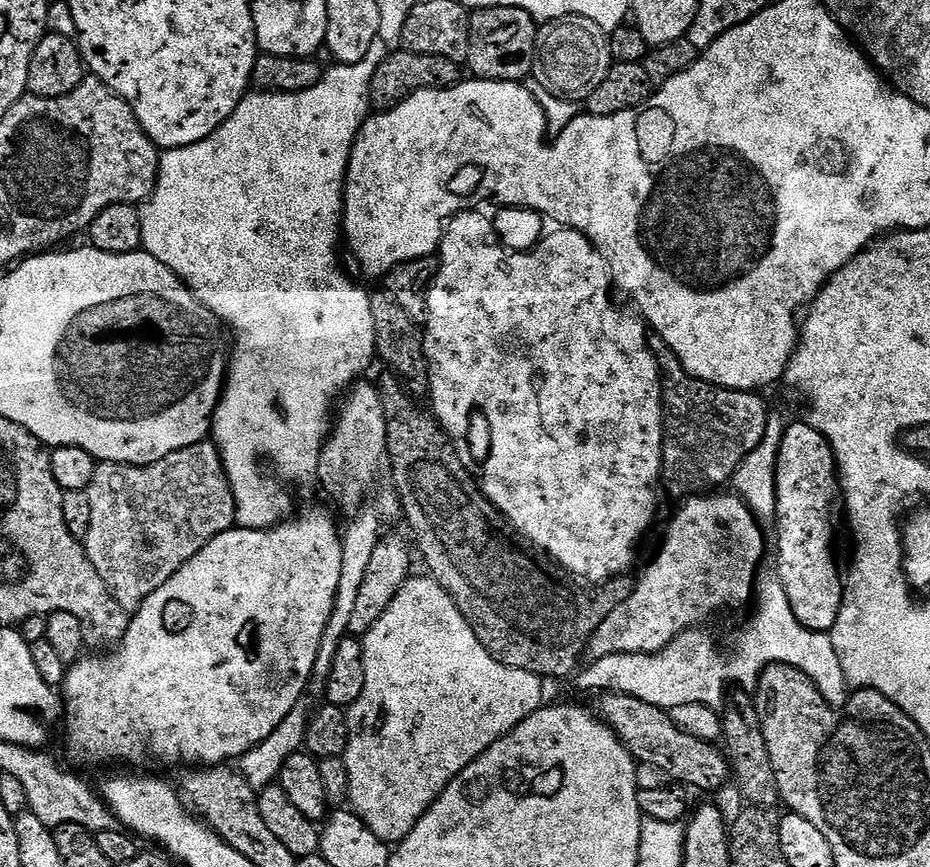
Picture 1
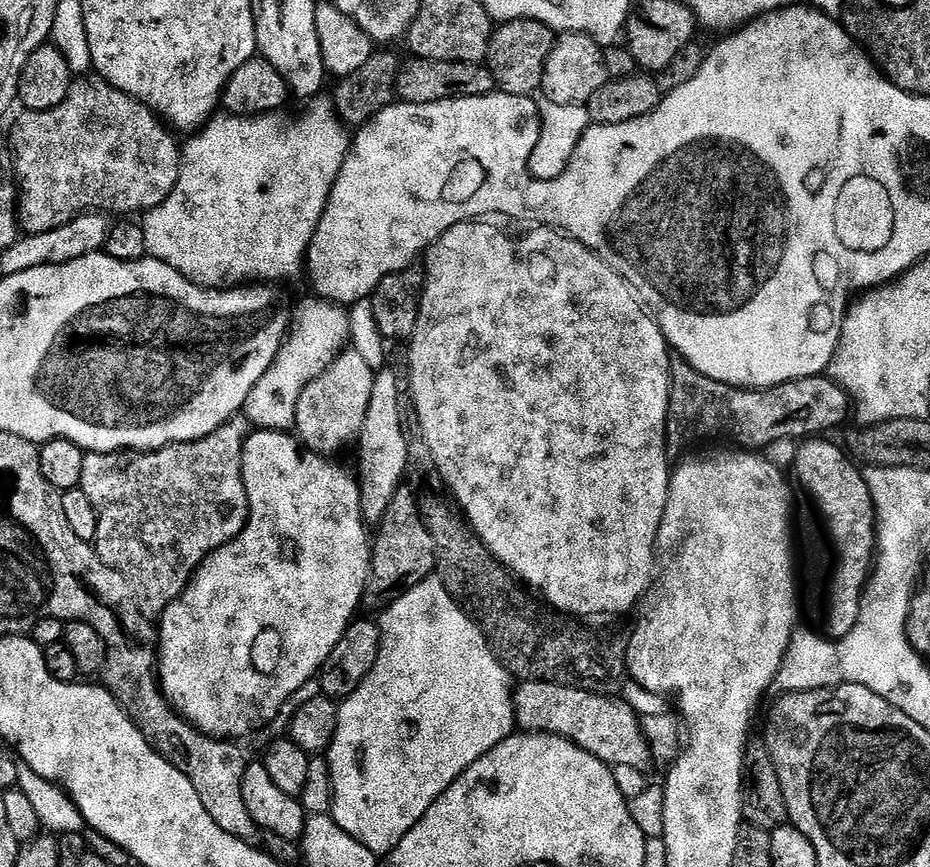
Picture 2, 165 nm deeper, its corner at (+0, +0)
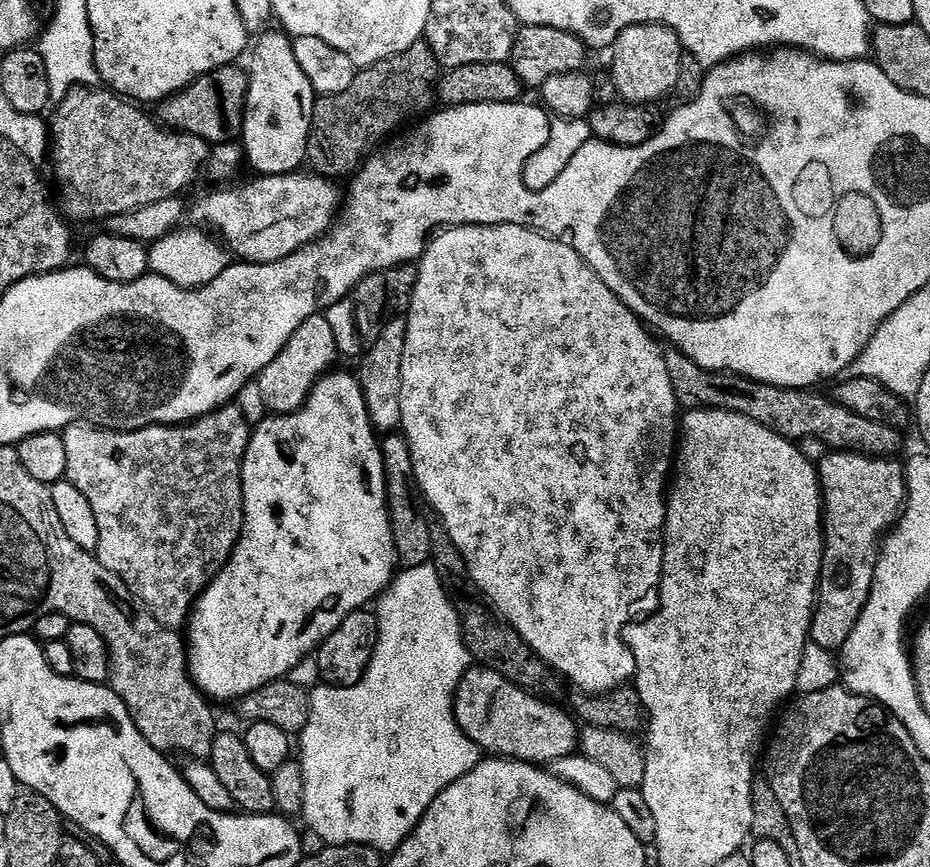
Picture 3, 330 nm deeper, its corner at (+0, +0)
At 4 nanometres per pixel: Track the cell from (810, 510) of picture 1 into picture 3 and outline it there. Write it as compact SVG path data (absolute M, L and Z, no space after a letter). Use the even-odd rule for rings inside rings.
M832 450L818 464L820 482L828 480L828 485L822 488L826 501L827 524L824 567L820 570L818 603L812 617L810 640L830 653L843 649L850 638L866 606L868 596L872 593L872 579L876 576L876 561L880 559L882 551L882 537L897 523L898 517L906 507L910 485L906 479L905 465L900 465L900 462L896 458L873 458Z

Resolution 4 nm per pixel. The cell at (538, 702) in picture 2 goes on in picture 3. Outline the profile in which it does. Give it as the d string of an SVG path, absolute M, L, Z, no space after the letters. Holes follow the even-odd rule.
M472 666L460 680L460 687L456 690L454 707L458 726L485 753L496 758L523 760L525 764L548 766L551 760L561 762L567 760L577 751L578 728L576 724L560 708L539 700L536 694L520 688L510 682L498 670L492 672L488 666Z

